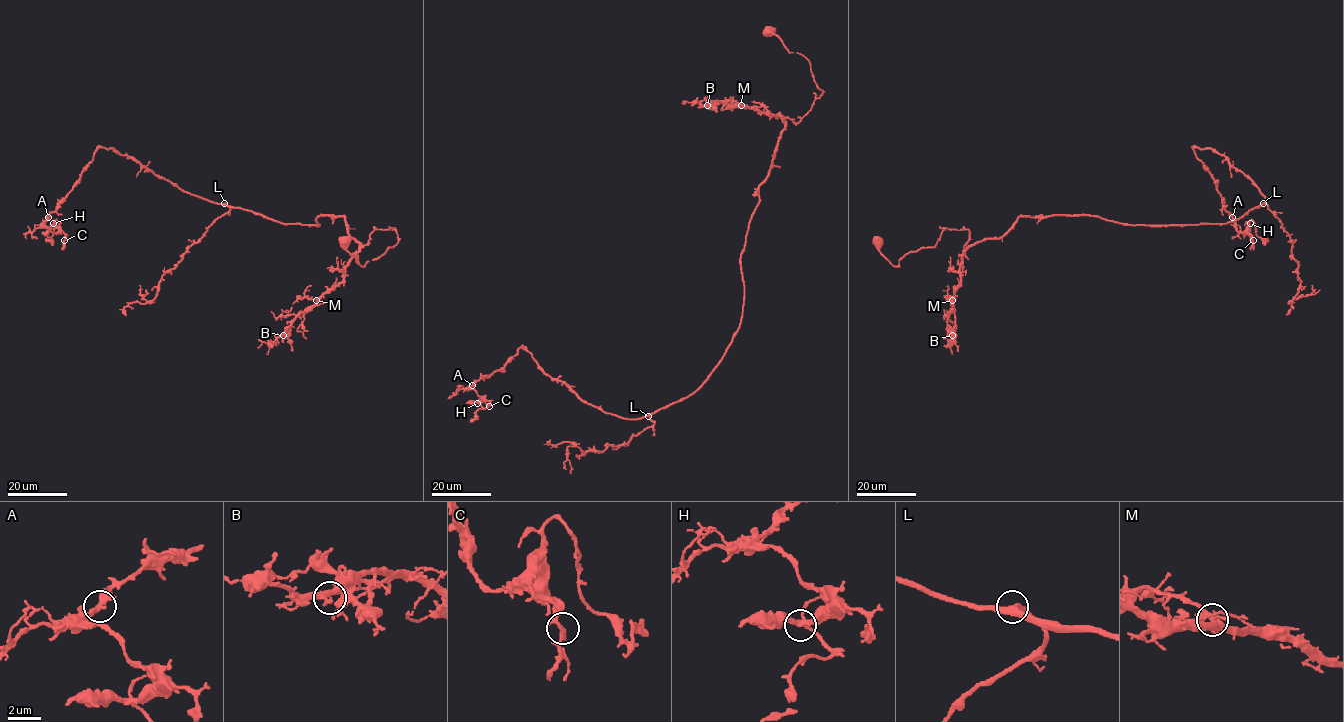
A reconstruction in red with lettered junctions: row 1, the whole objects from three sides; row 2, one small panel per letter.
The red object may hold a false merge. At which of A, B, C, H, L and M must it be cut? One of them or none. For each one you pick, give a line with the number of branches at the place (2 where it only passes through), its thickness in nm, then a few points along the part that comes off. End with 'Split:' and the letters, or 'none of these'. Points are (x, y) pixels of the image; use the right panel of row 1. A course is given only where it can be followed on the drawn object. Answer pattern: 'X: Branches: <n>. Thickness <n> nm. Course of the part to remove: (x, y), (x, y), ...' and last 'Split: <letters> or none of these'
Split: none of these

